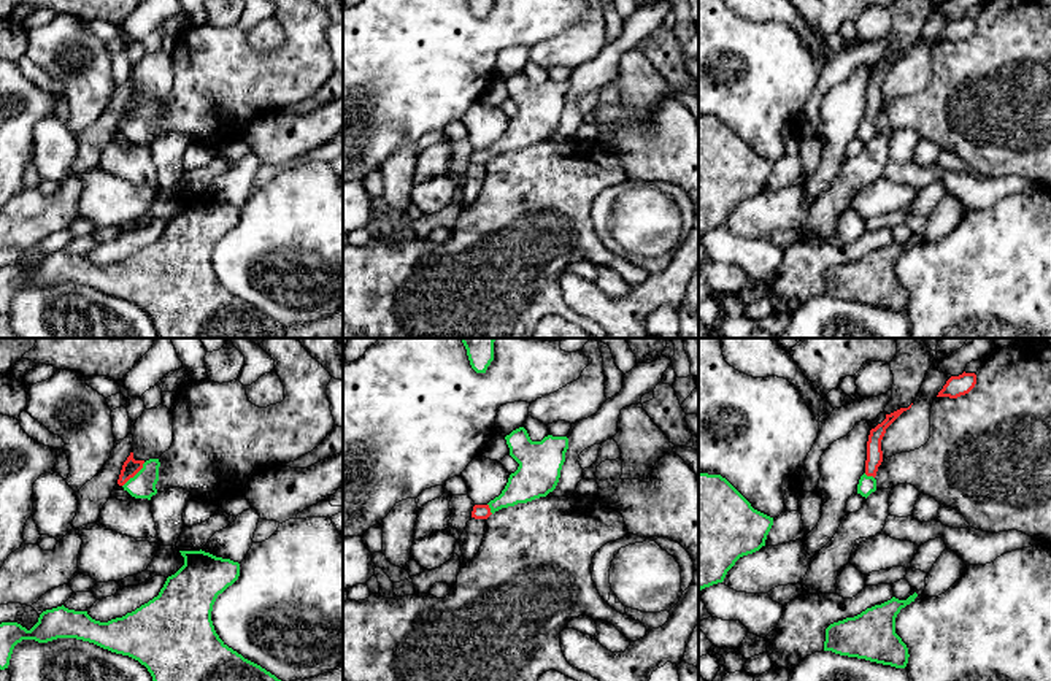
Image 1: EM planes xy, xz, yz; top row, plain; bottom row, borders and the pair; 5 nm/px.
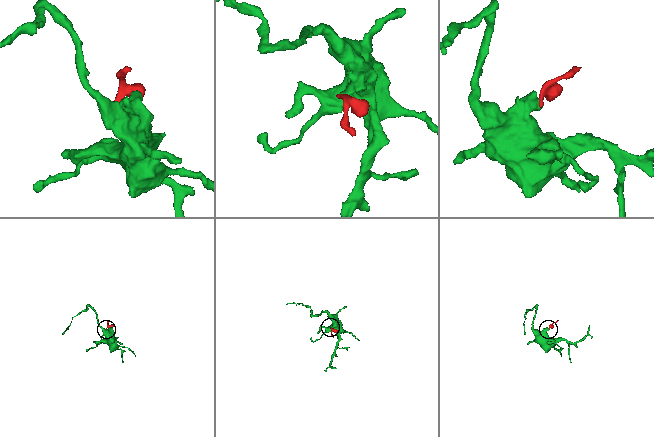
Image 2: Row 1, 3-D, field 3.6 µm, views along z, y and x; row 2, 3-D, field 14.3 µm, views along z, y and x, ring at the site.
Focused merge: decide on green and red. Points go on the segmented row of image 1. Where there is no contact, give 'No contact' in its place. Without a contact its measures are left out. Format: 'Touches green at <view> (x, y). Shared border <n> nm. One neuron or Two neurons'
Touches green at xy (135, 475). Shared border 170 nm. One neuron

